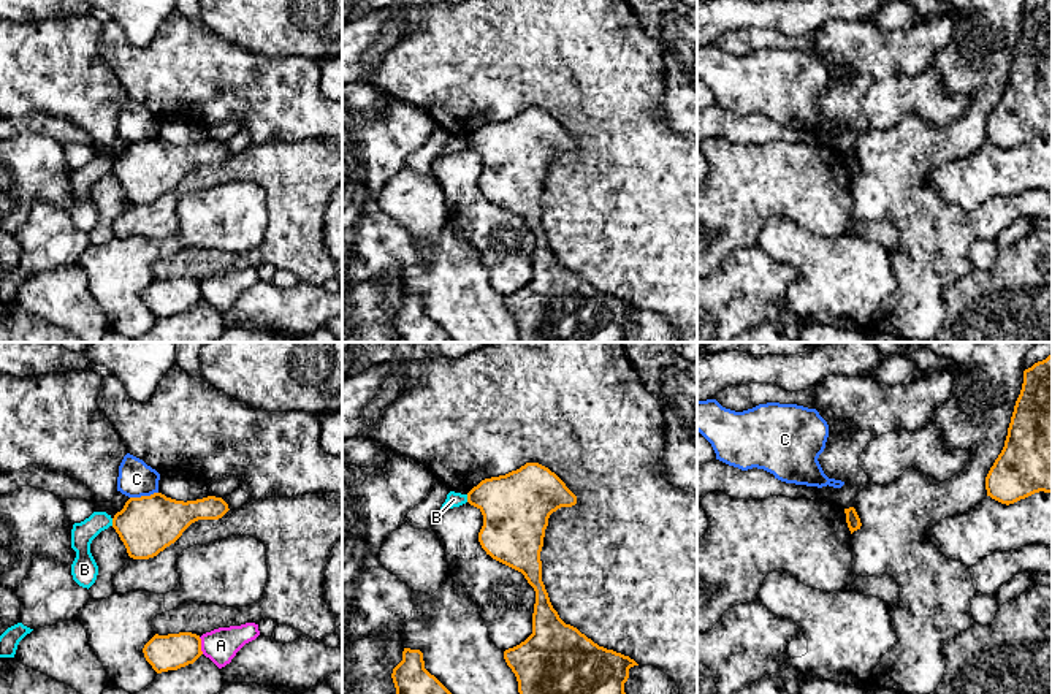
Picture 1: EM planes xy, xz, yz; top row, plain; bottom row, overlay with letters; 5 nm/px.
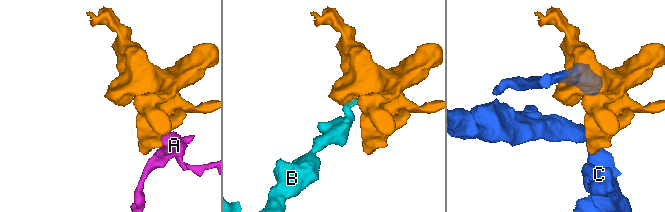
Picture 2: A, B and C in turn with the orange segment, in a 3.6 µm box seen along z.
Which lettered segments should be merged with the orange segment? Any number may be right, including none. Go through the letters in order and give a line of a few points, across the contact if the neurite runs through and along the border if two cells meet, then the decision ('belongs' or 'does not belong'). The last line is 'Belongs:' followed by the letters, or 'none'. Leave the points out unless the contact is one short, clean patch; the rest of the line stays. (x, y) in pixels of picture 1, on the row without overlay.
A: line xy (198, 282), (203, 298); does not belong
B: line xy (111, 163), (113, 170); does not belong
C: line xy (157, 137), (148, 141), (130, 143); does not belong
Belongs: none

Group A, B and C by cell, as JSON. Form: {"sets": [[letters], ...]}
{"sets": [["A"], ["B"], ["C"]]}

